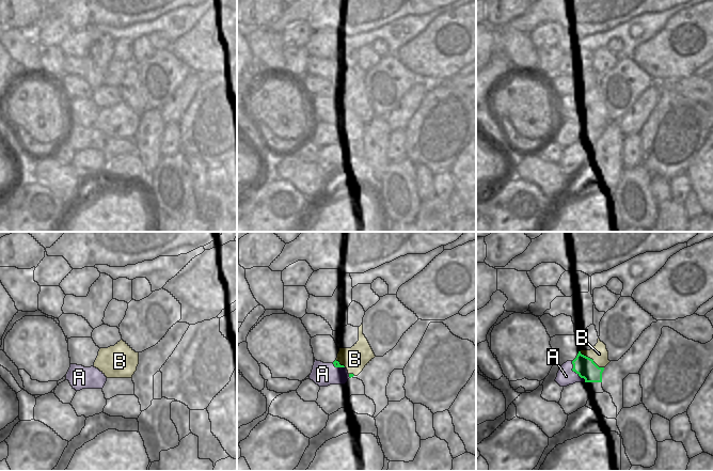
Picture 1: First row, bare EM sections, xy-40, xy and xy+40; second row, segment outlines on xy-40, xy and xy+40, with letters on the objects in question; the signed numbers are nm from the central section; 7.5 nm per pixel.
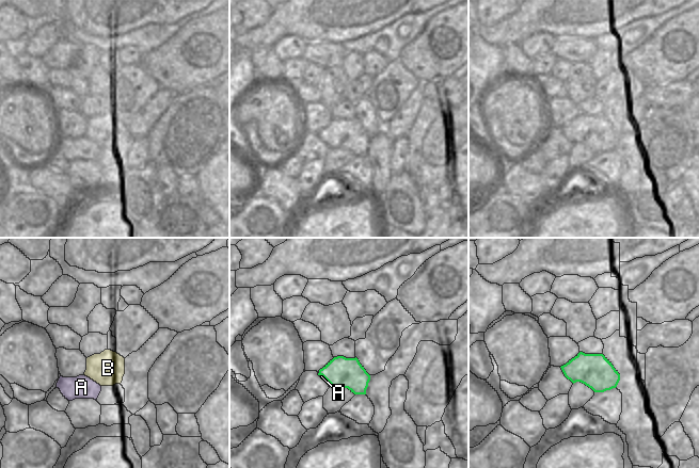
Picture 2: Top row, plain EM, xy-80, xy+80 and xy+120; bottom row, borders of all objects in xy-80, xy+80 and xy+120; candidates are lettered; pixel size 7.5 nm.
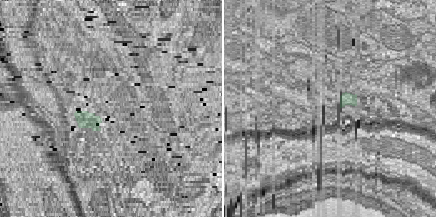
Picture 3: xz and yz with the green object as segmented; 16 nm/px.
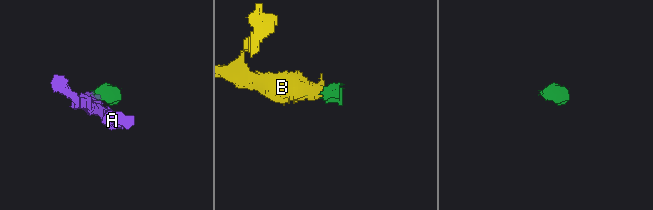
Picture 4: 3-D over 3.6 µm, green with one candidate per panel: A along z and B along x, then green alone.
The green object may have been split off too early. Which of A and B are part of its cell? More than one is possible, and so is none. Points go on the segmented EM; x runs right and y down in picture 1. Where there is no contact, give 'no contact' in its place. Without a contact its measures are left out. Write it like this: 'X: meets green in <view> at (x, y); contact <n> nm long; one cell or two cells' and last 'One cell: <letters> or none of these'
A: meets green in xy+40 at (575, 372); contact 190 nm long; two cells
B: meets green in xy+40 at (591, 359); contact 220 nm long; one cell
One cell: B

